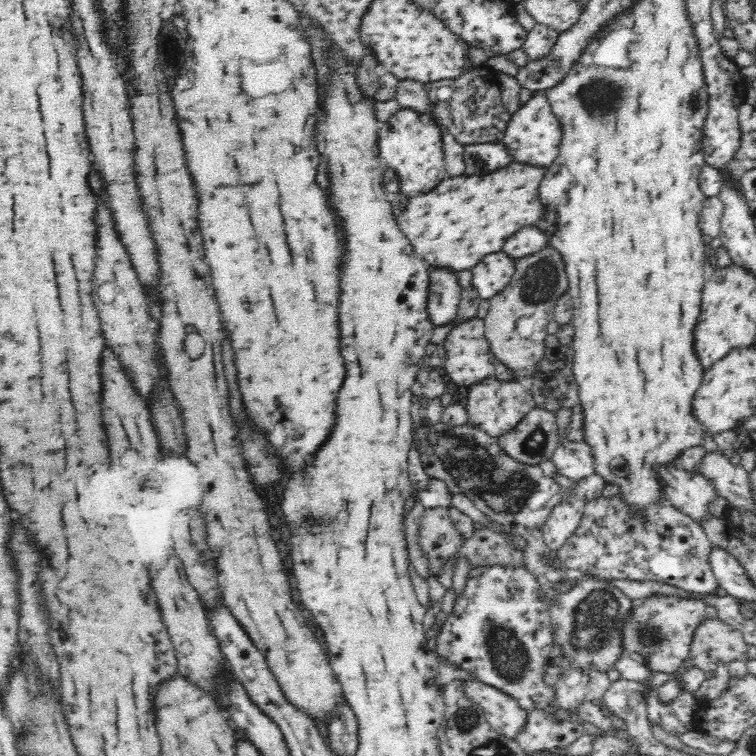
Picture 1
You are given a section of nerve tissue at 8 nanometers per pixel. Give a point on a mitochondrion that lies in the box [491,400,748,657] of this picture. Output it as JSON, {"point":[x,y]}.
{"point":[649,634]}

